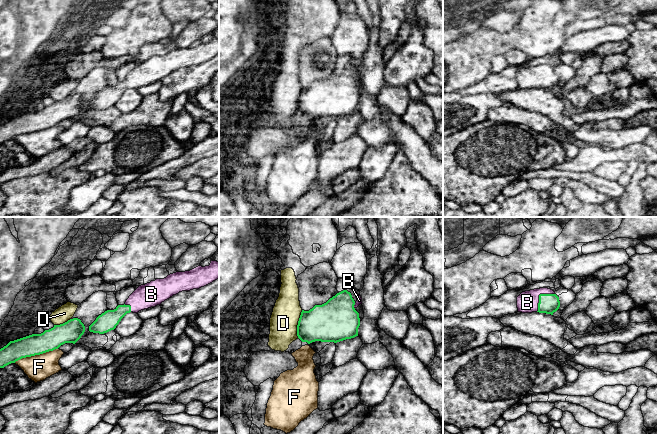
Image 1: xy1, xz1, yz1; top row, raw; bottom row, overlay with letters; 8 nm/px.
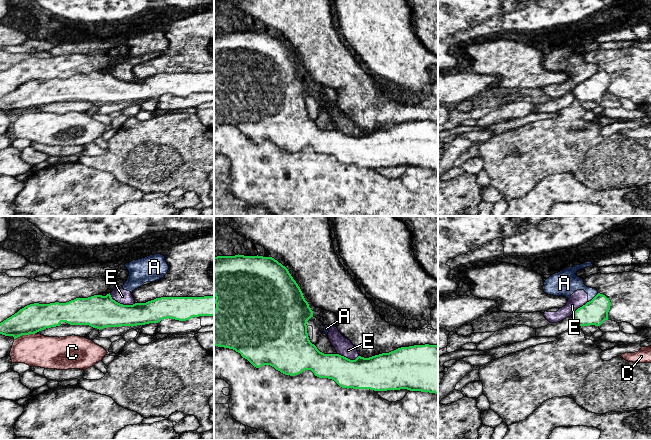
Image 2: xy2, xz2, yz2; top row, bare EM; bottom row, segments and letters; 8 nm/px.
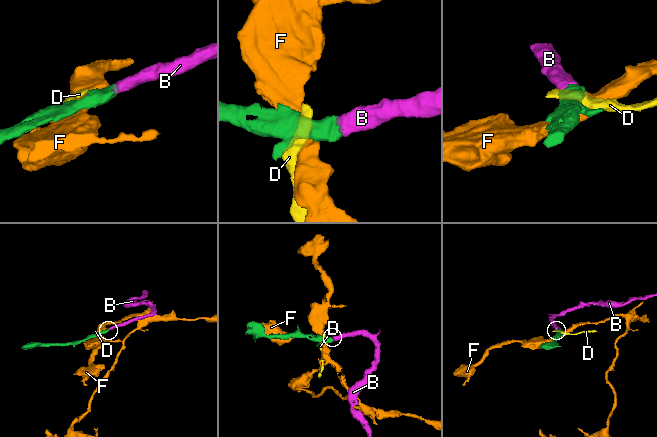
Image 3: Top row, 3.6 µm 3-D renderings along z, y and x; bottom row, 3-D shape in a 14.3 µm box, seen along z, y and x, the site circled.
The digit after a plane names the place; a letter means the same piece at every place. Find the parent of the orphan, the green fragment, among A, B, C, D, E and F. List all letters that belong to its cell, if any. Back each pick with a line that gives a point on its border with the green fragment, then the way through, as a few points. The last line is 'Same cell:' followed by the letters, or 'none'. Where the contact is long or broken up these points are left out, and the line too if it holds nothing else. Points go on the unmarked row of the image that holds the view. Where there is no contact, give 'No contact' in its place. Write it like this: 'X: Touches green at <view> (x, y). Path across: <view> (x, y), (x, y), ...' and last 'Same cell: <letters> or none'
B: Touches green at yz1 (539, 72). Path across: yz1 (548, 79), (539, 72), (535, 76), (527, 78)
Same cell: B

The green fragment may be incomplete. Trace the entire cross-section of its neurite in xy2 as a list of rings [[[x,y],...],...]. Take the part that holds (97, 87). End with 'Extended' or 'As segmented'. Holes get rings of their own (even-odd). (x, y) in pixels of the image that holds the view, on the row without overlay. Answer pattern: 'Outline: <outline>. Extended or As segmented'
Outline: [[[109,69],[106,72],[94,71],[88,74],[76,74],[66,79],[27,81],[0,99],[0,110],[13,112],[16,115],[22,111],[35,110],[46,104],[60,102],[61,98],[70,101],[89,101],[100,106],[106,103],[133,103],[158,99],[167,94],[186,97],[199,92],[214,92],[214,72],[161,73],[146,79],[123,81],[113,76]]]. As segmented

